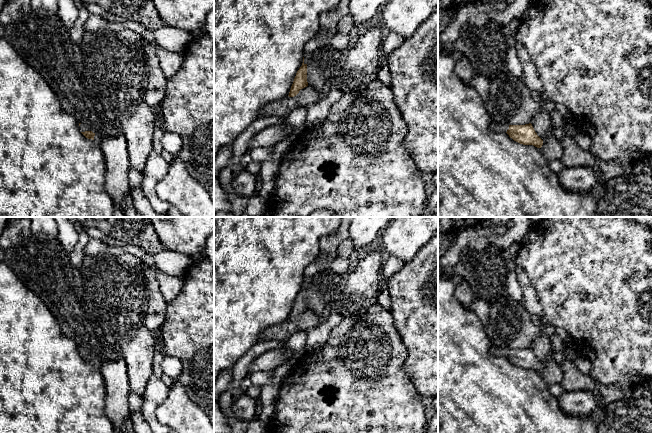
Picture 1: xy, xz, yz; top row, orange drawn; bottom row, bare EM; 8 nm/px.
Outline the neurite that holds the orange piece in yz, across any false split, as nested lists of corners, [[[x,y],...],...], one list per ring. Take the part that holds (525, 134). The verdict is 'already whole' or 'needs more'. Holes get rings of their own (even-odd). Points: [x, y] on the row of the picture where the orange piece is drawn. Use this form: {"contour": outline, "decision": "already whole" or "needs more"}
{"contour": [[[491,121],[491,129],[498,133],[507,133],[514,141],[523,145],[533,145],[541,148],[543,140],[537,135],[531,123],[525,125],[509,125]]], "decision": "needs more"}

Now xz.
{"contour": [[[340,0],[339,5],[330,11],[323,12],[320,15],[320,27],[314,37],[304,47],[304,57],[302,66],[296,73],[291,86],[289,97],[296,96],[299,91],[308,86],[307,82],[307,65],[313,56],[322,48],[329,45],[330,39],[337,34],[337,24],[348,13],[350,0]]], "decision": "needs more"}

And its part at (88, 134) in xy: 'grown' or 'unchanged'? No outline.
grown

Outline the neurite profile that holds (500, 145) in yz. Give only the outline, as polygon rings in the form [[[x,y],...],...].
[[[438,54],[438,217],[652,217],[652,175],[621,175],[582,193],[566,190],[559,175],[553,172],[540,148],[523,145],[491,129],[492,121],[477,90],[461,80],[455,73],[456,60],[449,55]]]

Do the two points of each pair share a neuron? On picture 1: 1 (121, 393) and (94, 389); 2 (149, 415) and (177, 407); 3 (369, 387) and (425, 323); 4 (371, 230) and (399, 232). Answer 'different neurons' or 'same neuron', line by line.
1: different neurons
2: different neurons
3: different neurons
4: different neurons

